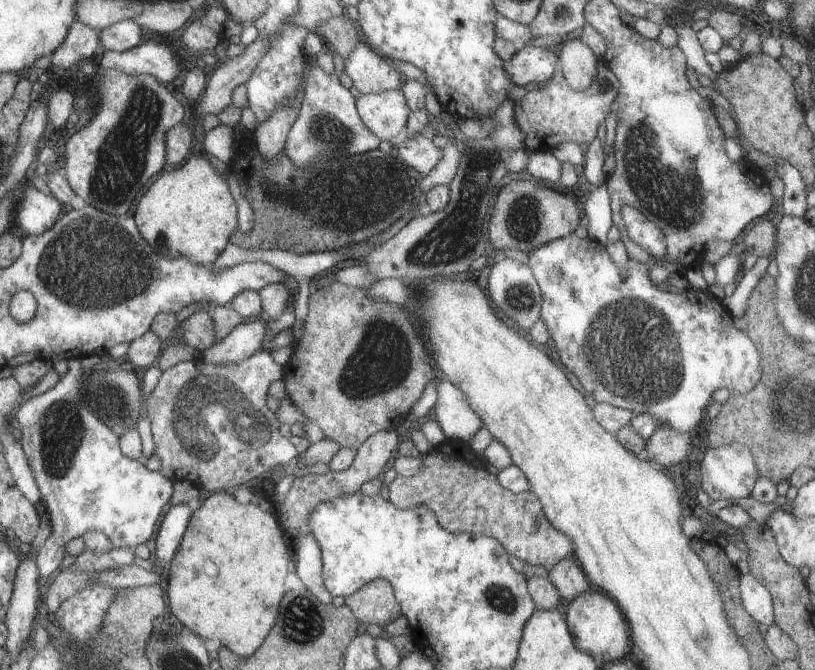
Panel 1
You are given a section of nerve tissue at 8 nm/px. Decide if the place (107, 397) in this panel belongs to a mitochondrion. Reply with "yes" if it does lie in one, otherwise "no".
yes

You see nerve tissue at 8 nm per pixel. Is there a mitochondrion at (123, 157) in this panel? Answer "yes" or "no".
yes

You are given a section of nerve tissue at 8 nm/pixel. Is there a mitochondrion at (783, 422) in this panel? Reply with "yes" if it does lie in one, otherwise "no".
yes

